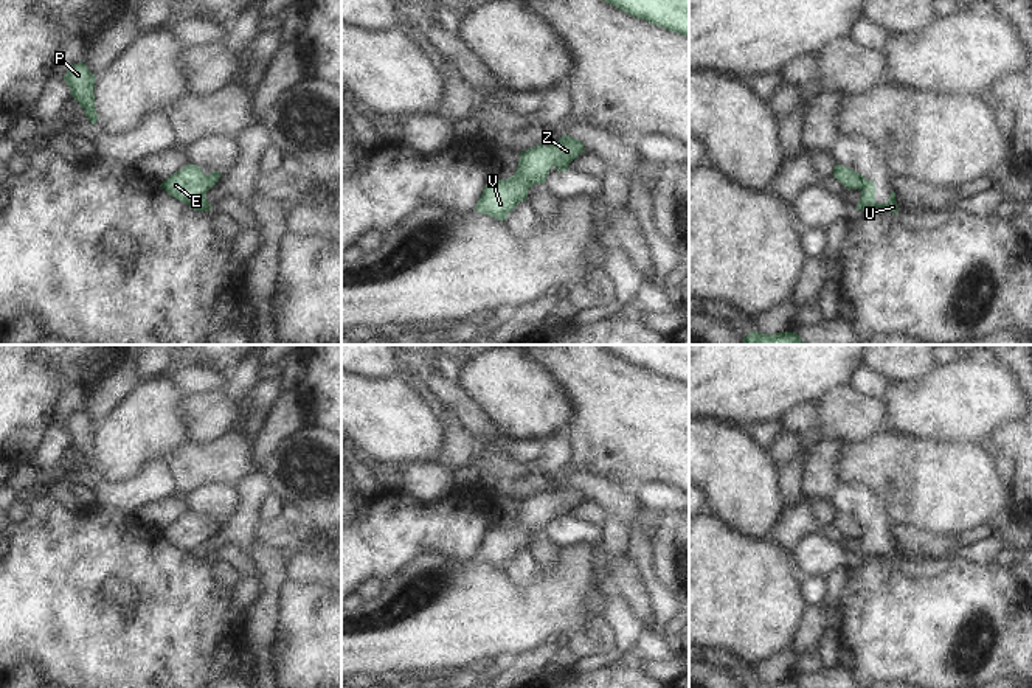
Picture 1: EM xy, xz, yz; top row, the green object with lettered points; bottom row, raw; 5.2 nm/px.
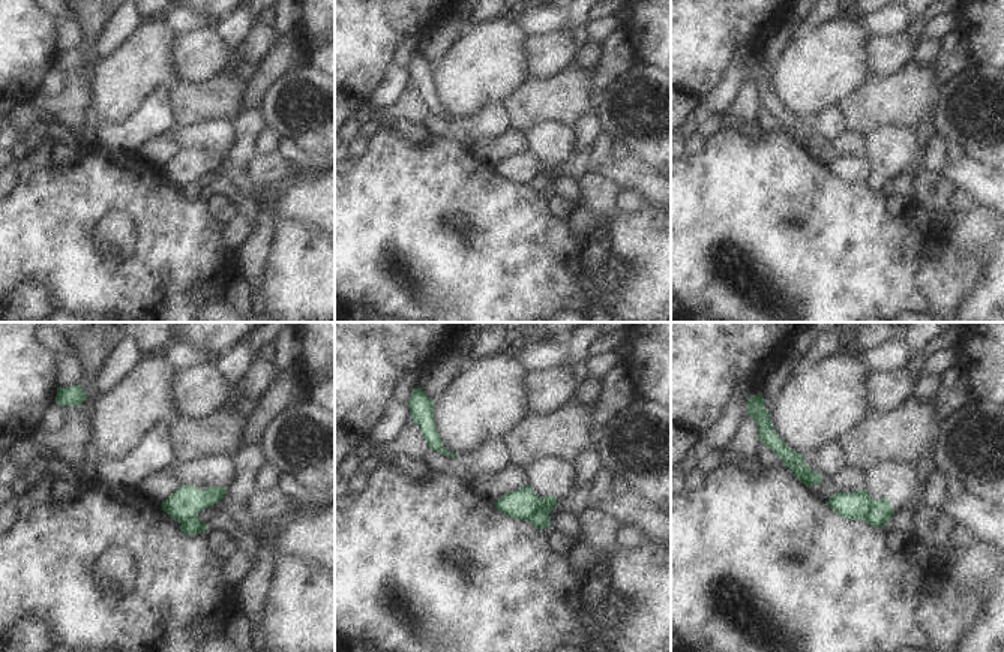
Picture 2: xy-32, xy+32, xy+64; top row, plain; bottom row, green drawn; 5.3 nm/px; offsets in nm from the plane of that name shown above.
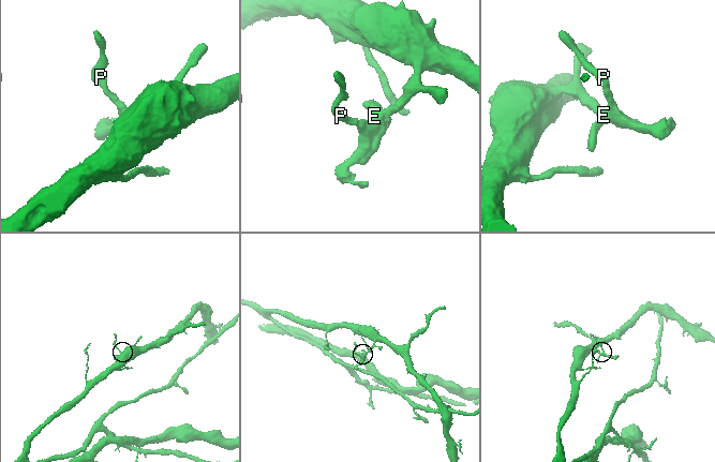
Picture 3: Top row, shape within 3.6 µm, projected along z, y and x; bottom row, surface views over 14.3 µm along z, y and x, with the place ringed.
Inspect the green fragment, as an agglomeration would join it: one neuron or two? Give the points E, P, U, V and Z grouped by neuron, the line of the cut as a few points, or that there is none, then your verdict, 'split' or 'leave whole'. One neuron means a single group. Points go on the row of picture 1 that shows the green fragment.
E P V Z / U; cut in xy along (205, 191), (188, 204); split

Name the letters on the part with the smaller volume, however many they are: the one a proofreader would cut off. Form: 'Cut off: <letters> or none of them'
Cut off: U

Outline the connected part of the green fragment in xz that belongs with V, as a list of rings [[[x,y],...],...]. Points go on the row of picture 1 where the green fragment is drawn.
[[[568,135],[549,146],[540,144],[521,152],[517,172],[506,180],[489,180],[475,210],[506,222],[507,214],[528,200],[529,188],[546,182],[552,166],[563,168],[582,152],[582,141]]]

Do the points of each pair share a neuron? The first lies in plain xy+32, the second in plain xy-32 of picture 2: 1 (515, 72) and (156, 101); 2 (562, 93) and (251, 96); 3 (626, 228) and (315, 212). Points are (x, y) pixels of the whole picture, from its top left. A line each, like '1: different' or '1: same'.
1: different
2: different
3: different

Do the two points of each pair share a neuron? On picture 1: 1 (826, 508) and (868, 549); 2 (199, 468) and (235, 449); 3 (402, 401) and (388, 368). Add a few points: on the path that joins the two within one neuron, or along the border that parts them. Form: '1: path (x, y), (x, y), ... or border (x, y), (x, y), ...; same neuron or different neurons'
1: border (829, 499), (834, 508); different neurons
2: path (208, 465), (225, 458); same neuron
3: border (357, 373), (367, 378), (391, 378), (396, 375); different neurons

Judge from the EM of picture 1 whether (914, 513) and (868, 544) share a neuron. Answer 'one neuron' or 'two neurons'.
two neurons

